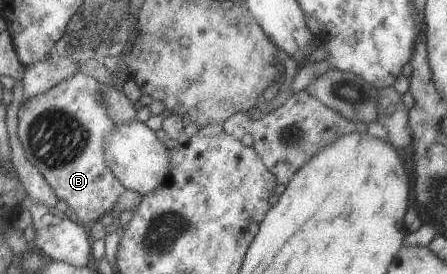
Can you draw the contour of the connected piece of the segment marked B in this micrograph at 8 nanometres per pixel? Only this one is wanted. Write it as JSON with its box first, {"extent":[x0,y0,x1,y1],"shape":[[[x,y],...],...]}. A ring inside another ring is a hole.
{"extent":[17,72,125,227],"shape":[[[82,72],[26,99],[18,109],[17,132],[28,161],[88,227],[105,213],[116,213],[116,203],[125,191],[104,157],[104,143],[114,127],[104,101],[104,85]]]}

